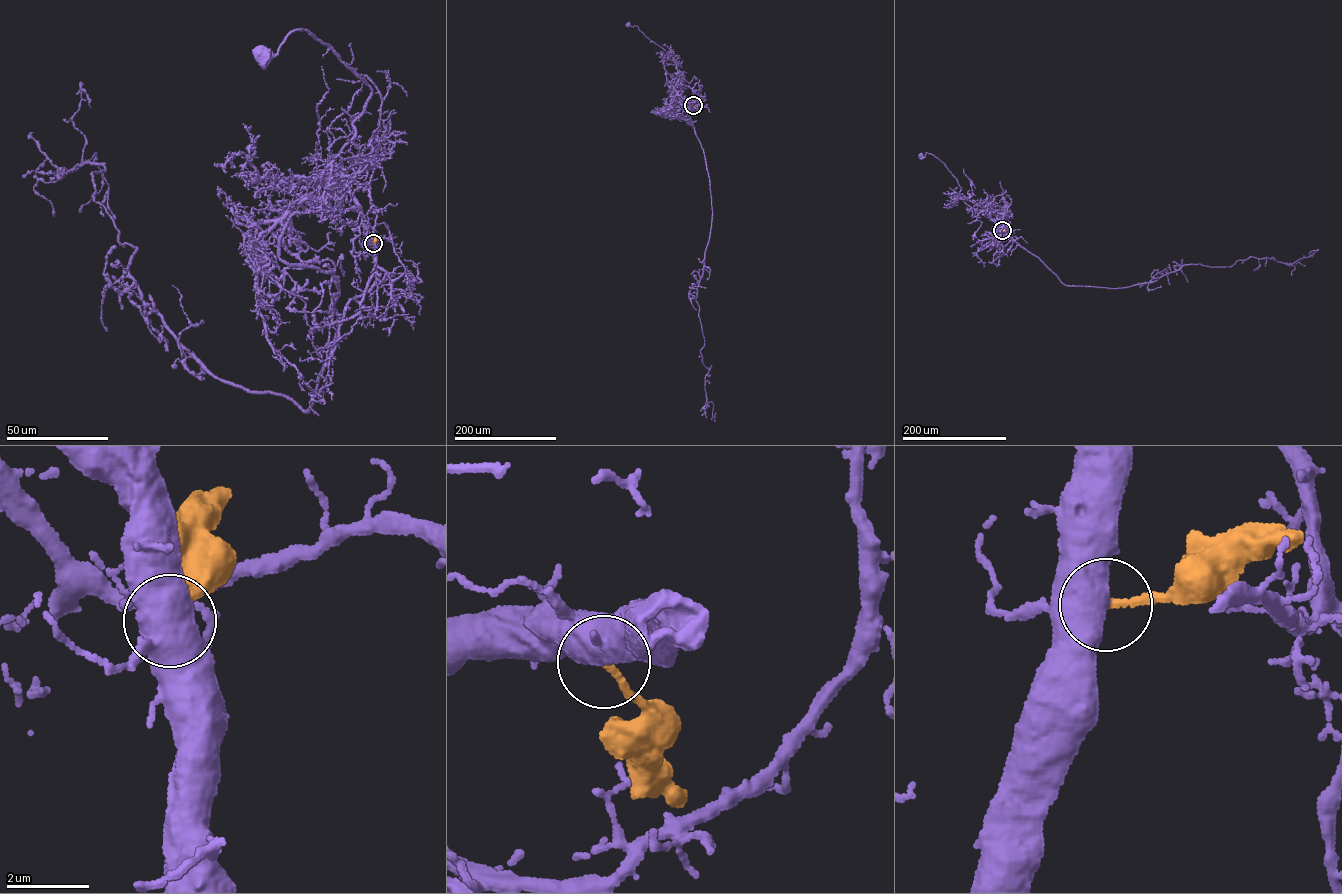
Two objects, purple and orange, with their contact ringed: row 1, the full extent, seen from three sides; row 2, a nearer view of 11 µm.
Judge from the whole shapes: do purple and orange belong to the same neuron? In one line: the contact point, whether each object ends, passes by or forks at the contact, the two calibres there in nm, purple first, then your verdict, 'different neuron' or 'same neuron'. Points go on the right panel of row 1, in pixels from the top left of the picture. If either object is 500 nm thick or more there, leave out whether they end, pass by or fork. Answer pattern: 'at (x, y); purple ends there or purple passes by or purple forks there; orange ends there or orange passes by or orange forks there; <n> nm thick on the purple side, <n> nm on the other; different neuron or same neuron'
at (1002, 230); 800 nm thick on the purple side, 170 nm on the other; different neuron

